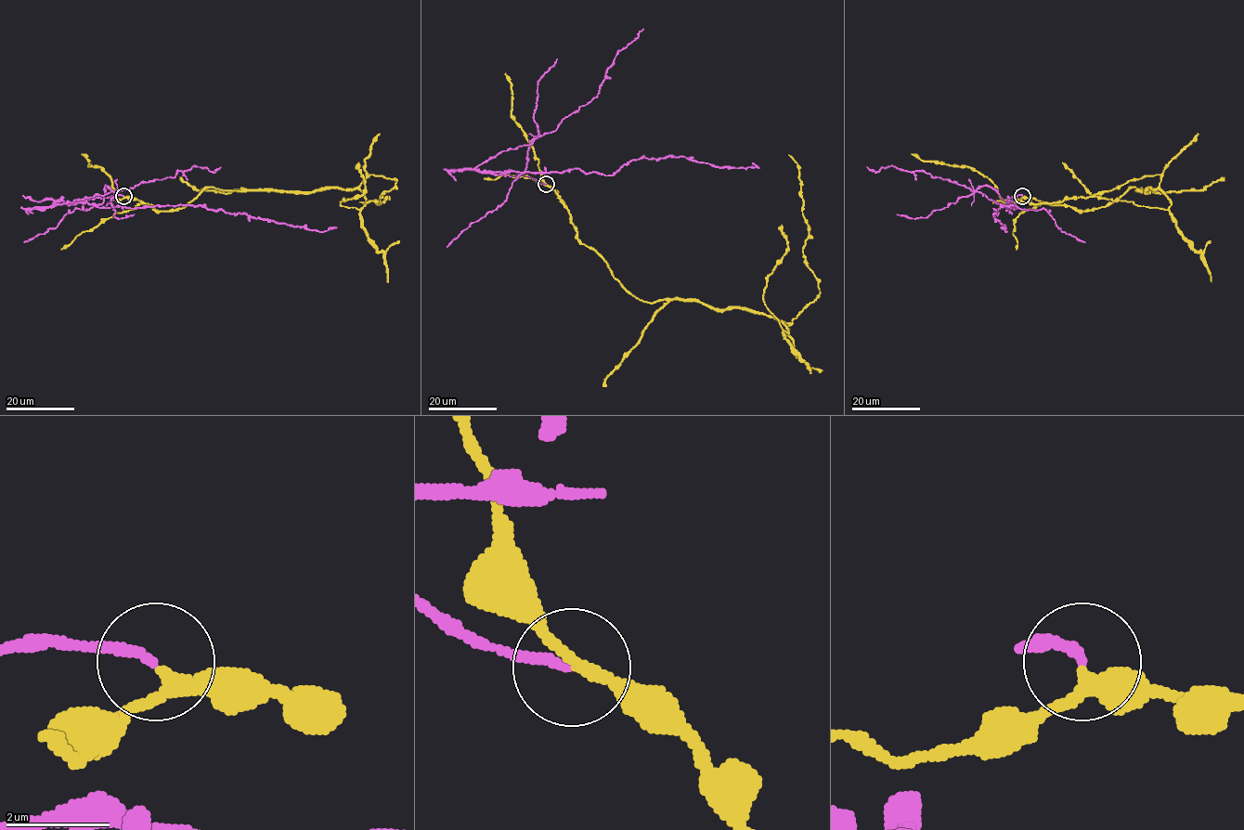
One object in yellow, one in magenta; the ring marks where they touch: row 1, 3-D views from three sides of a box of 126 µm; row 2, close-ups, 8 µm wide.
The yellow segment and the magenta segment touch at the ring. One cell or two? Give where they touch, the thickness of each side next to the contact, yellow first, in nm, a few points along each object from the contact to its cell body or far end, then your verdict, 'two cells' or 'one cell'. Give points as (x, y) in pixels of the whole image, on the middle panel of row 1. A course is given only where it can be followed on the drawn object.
place (546, 184); calibres 200 and 180 nm; course yellow (546, 184), (576, 238), (640, 299), (698, 299), (791, 323), (820, 288), (788, 155); course magenta (546, 184), (505, 175), (580, 169), (612, 175), (632, 160), (670, 156), (732, 168), (755, 167), (752, 162); two cells

